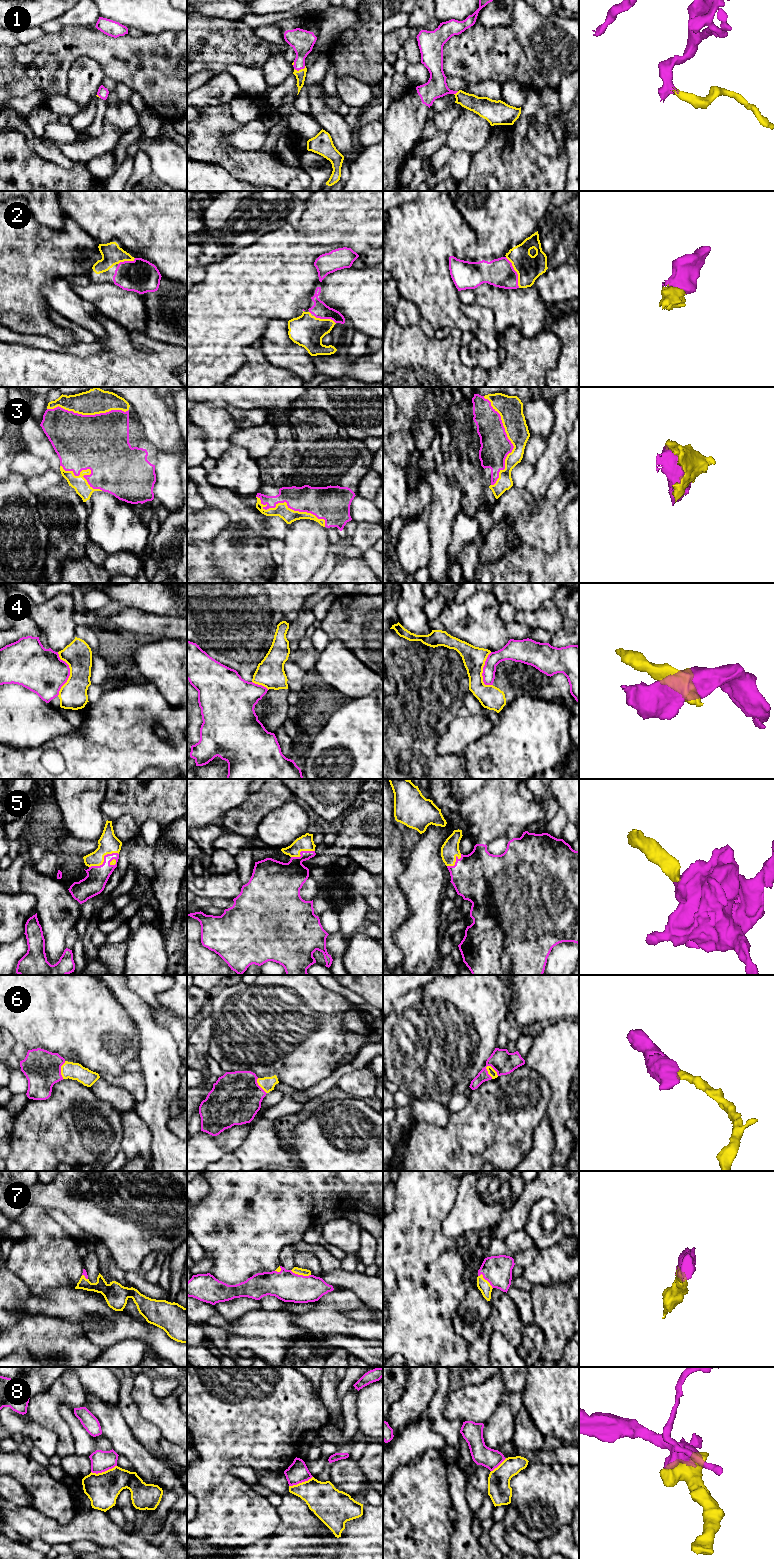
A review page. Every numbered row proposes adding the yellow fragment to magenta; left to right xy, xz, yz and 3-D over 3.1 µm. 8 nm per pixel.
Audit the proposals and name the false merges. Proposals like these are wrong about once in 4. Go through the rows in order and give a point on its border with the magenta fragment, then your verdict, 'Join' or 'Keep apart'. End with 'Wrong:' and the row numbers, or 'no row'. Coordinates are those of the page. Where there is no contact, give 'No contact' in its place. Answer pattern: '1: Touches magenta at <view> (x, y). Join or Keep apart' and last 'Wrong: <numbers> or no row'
1: Touches magenta at xz (299, 69). Join
2: Touches magenta at yz (516, 272). Join
3: Touches magenta at yz (510, 441). Join
4: Touches magenta at xy (69, 673). Keep apart
5: Touches magenta at xy (104, 859). Join
6: Touches magenta at yz (492, 1067). Join
7: Touches magenta at xz (300, 1275). Join
8: Touches magenta at xy (103, 1471). Keep apart
Wrong: 4, 8

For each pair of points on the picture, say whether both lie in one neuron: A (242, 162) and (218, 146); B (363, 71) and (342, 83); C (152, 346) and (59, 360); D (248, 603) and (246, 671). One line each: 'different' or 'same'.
A: same
B: different
C: same
D: same

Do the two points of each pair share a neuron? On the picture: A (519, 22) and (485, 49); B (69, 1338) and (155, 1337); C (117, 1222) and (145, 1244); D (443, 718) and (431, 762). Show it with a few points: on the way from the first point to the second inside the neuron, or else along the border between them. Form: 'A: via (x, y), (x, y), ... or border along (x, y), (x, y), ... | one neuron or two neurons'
A: border along (510, 26), (522, 49) | two neurons
B: border along (70, 1321), (78, 1324), (83, 1334), (103, 1349) | two neurons
C: via (124, 1229), (132, 1237), (138, 1237) | one neuron
D: via (438, 691), (430, 689), (419, 702), (419, 735) | one neuron

